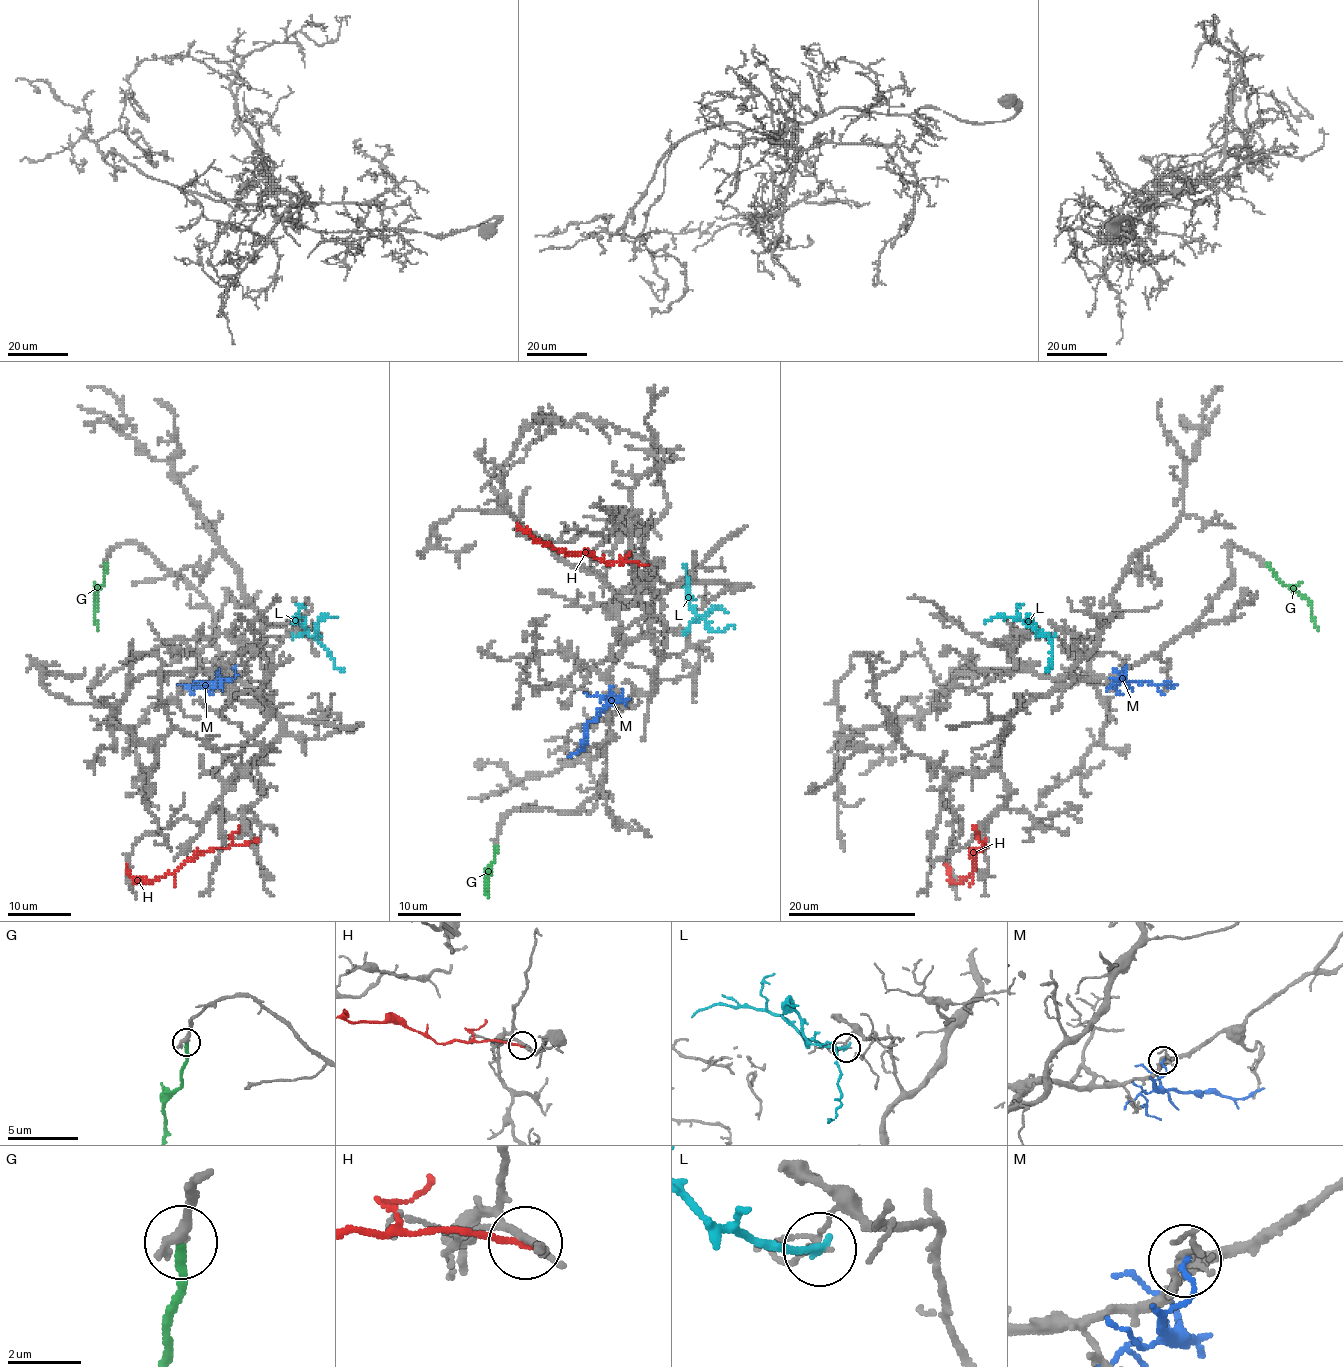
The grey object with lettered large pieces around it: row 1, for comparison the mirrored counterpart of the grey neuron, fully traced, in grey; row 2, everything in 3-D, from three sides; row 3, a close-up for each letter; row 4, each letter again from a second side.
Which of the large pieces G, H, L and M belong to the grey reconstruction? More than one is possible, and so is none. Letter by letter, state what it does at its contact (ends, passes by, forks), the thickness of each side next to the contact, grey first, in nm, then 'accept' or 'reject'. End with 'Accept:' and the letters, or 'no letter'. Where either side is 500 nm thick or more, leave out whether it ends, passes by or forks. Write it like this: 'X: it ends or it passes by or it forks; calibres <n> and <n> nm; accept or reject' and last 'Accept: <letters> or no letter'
G: it ends; calibres 200 and 200 nm; accept
H: it ends; calibres 170 and 180 nm; reject
L: it ends; calibres 90 and 240 nm; reject
M: it ends; calibres 100 and 110 nm; reject
Accept: G

